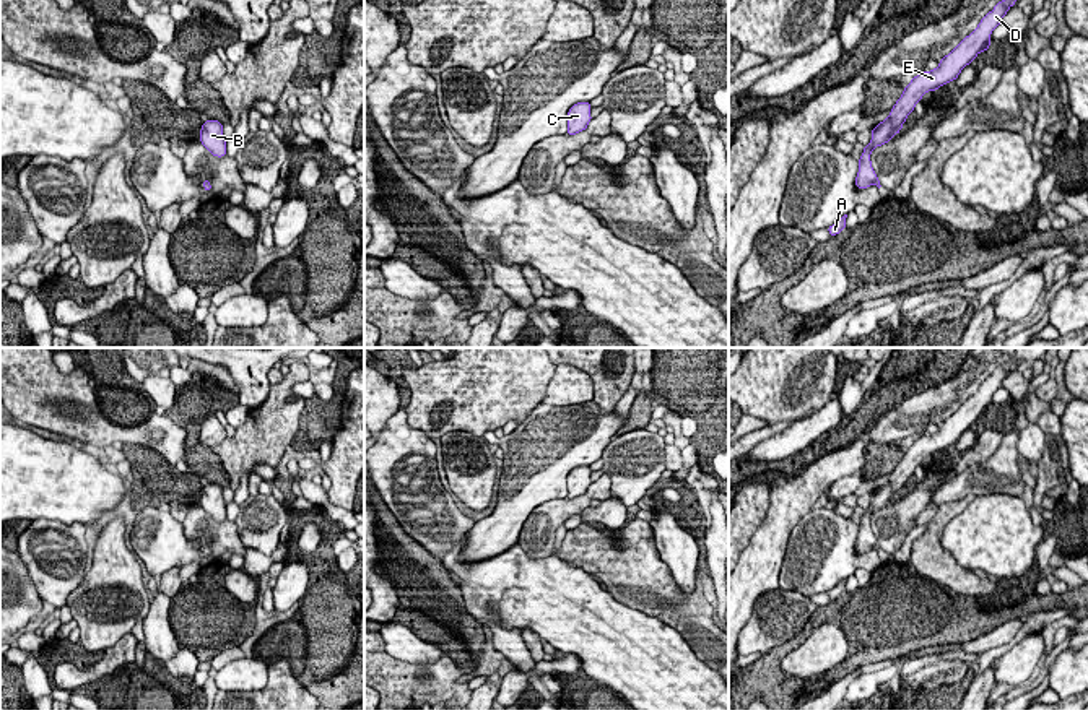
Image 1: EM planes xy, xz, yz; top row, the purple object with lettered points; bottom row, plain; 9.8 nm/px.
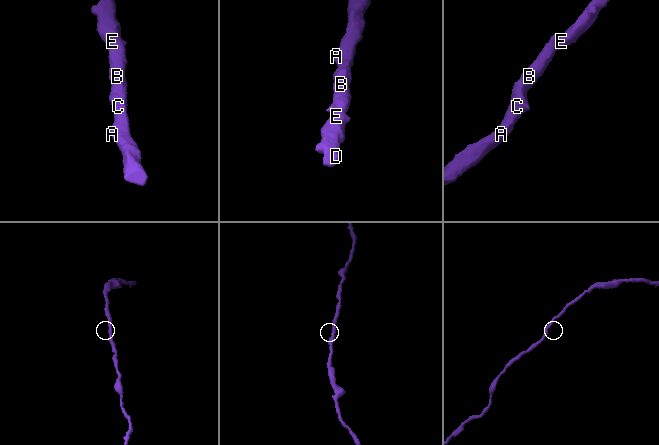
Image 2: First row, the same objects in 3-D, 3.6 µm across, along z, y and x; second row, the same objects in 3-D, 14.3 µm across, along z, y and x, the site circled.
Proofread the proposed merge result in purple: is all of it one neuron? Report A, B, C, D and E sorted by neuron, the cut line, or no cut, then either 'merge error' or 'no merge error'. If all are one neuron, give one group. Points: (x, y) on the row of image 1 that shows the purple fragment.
A B C D E; no cut; no merge error

